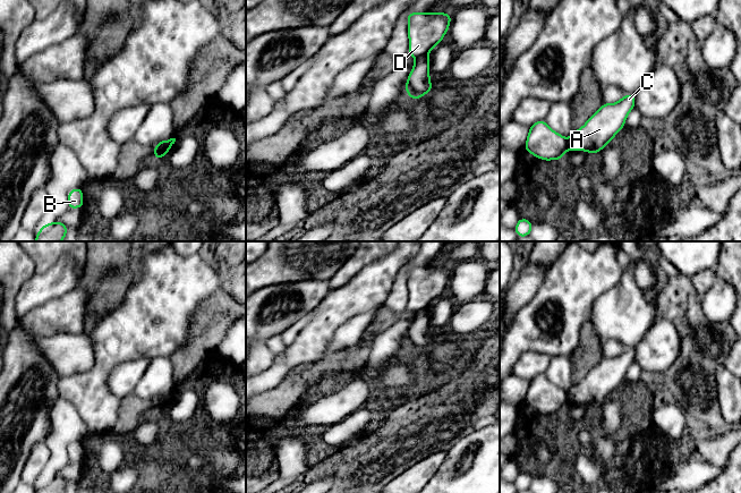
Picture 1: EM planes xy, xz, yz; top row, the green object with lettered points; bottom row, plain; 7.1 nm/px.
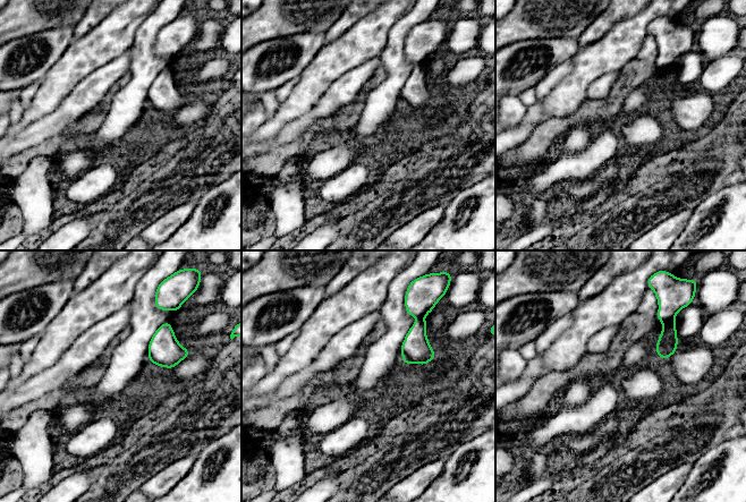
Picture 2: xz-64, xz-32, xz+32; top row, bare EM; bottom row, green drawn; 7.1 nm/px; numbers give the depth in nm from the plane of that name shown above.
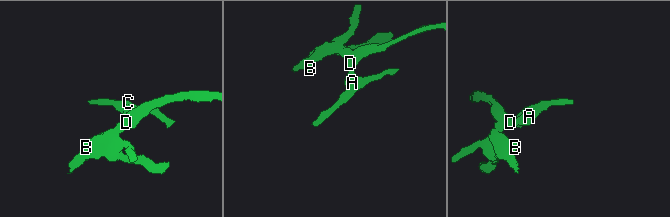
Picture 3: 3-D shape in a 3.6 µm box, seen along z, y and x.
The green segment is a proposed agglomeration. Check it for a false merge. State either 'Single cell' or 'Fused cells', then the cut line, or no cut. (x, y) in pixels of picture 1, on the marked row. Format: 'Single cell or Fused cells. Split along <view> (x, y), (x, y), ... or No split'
Fused cells. Split along xz (426, 54), (422, 54), (416, 59)

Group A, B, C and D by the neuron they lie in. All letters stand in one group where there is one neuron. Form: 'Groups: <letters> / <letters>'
Groups: A C / B D

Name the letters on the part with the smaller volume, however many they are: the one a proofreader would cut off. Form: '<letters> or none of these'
A, C

